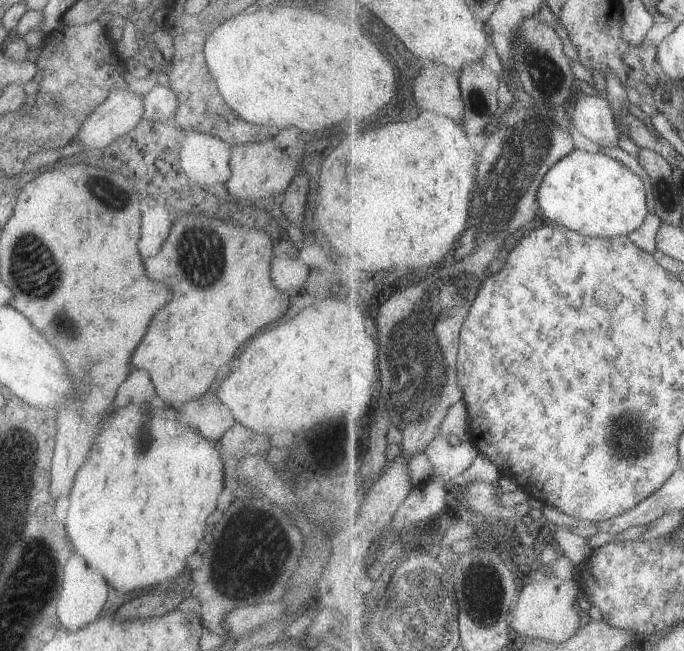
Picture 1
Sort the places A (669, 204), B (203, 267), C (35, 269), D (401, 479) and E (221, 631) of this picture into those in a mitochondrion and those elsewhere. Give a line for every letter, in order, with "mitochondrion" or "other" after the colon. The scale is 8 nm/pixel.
A: mitochondrion
B: mitochondrion
C: mitochondrion
D: other
E: other

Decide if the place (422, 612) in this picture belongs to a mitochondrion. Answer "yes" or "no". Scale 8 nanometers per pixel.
yes

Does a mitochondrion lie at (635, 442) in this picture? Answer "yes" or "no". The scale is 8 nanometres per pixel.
yes

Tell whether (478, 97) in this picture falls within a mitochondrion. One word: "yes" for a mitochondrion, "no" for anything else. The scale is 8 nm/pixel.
yes

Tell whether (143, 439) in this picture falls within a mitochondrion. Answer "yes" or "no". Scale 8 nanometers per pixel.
yes

